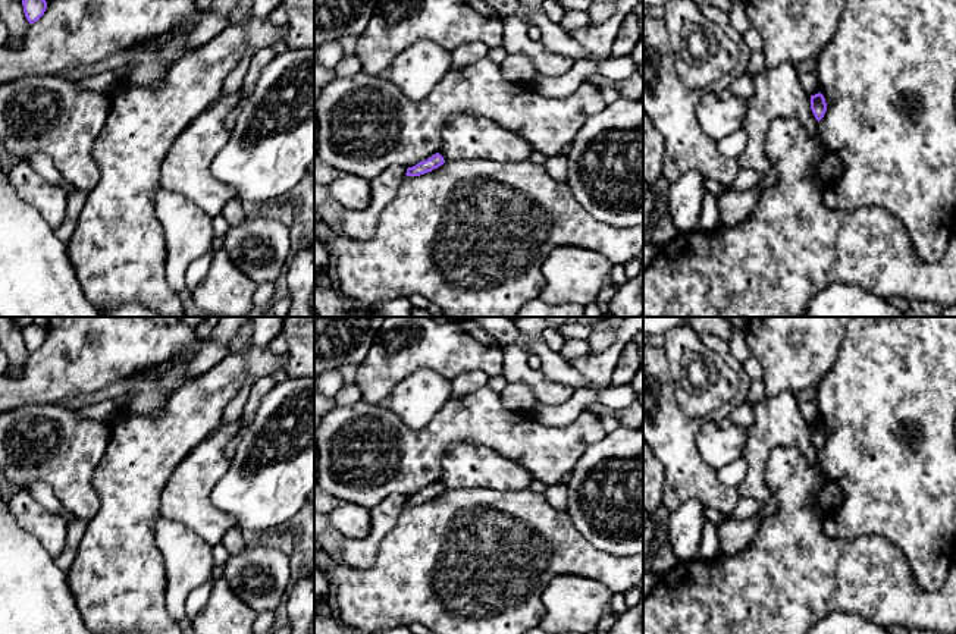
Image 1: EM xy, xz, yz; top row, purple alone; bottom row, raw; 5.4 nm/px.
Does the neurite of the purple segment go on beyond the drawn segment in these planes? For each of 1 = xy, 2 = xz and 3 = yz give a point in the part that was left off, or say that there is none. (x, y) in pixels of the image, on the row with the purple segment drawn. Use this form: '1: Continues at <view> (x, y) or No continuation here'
1: No continuation here
2: No continuation here
3: No continuation here

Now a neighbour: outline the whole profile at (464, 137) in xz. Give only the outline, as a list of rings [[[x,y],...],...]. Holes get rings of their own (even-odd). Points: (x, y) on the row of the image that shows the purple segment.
[[[468,114],[452,116],[442,132],[439,154],[445,161],[493,160],[520,163],[529,160],[533,148],[515,132],[496,122]]]

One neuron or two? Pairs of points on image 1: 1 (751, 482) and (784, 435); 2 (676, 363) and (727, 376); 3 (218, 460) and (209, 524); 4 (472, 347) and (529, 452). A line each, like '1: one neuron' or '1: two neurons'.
1: one neuron
2: one neuron
3: one neuron
4: two neurons

